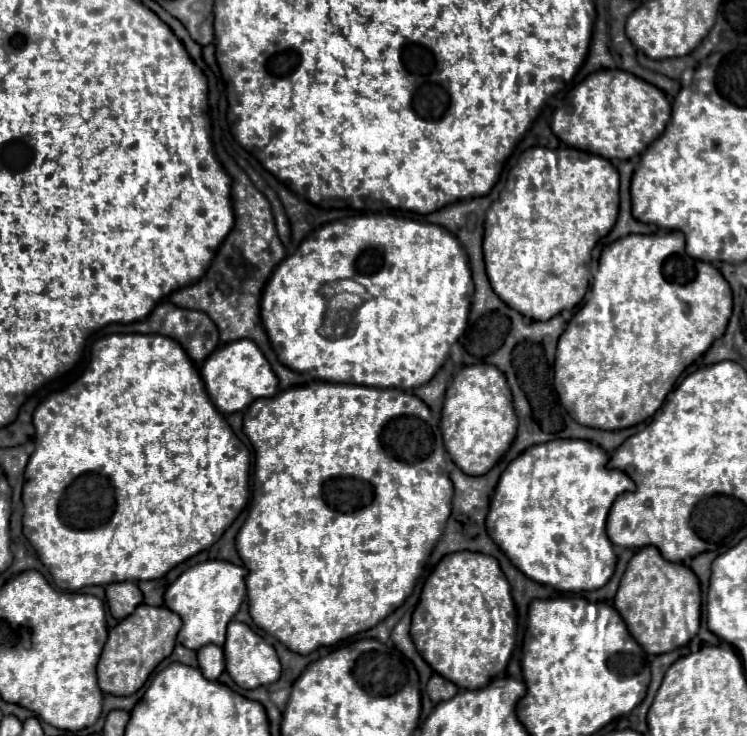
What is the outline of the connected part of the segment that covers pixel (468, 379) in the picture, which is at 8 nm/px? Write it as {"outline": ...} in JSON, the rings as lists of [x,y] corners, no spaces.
{"outline":[[[473,364],[461,368],[453,376],[453,382],[445,394],[441,432],[445,450],[465,474],[487,474],[509,450],[517,434],[517,416],[507,380],[495,366]]]}

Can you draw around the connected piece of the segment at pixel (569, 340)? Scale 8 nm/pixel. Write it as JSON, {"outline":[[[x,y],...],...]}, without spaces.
{"outline":[[[661,232],[661,234],[629,234],[617,242],[613,242],[611,246],[607,246],[599,258],[599,270],[597,276],[593,278],[591,288],[585,294],[585,300],[579,308],[579,312],[571,318],[571,322],[567,324],[565,332],[559,338],[559,346],[557,346],[557,358],[554,362],[554,387],[561,398],[561,404],[565,406],[565,410],[569,412],[569,416],[573,420],[577,420],[583,426],[589,428],[601,428],[601,430],[621,430],[621,428],[629,428],[635,426],[643,420],[647,420],[649,416],[653,416],[665,396],[671,392],[673,384],[676,384],[679,374],[682,374],[689,364],[693,364],[701,354],[707,352],[707,348],[721,338],[721,334],[727,328],[731,316],[731,288],[725,282],[725,278],[721,276],[721,272],[711,266],[709,262],[703,260],[695,260],[695,258],[687,258],[685,252],[685,238],[681,232]]]}

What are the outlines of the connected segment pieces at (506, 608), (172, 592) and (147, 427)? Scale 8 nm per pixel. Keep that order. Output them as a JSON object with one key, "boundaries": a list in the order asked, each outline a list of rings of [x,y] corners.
{"boundaries":[[[[479,552],[447,554],[423,586],[411,638],[425,662],[443,678],[467,690],[487,686],[507,668],[515,648],[515,604],[499,562]]],[[[207,560],[185,570],[165,592],[165,606],[177,612],[183,620],[183,628],[177,634],[177,642],[189,650],[199,650],[205,644],[223,646],[225,630],[231,618],[237,614],[245,598],[247,570],[225,560]]],[[[111,334],[97,340],[91,348],[91,360],[85,372],[65,390],[47,396],[33,414],[35,424],[35,452],[24,471],[23,534],[39,554],[53,582],[61,590],[81,590],[83,586],[107,586],[125,580],[155,580],[165,576],[171,568],[187,558],[213,546],[223,532],[233,524],[249,500],[249,452],[247,446],[235,438],[231,426],[221,412],[209,402],[199,372],[191,364],[179,342],[161,334]]]]}

